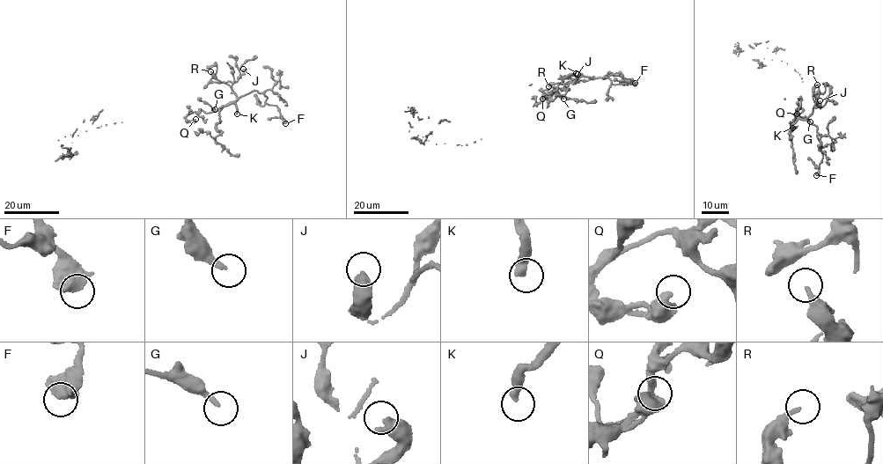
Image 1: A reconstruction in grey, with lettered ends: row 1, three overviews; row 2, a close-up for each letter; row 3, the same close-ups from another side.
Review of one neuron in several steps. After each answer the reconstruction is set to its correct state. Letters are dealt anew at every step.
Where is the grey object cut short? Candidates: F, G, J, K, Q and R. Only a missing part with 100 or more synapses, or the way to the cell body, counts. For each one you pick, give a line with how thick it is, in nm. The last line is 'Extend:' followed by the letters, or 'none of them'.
K: 360 nm
Extend: K

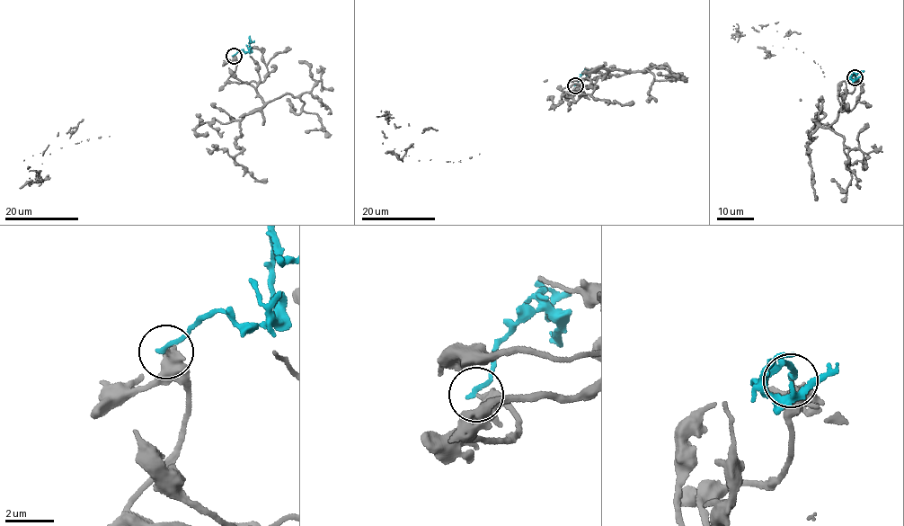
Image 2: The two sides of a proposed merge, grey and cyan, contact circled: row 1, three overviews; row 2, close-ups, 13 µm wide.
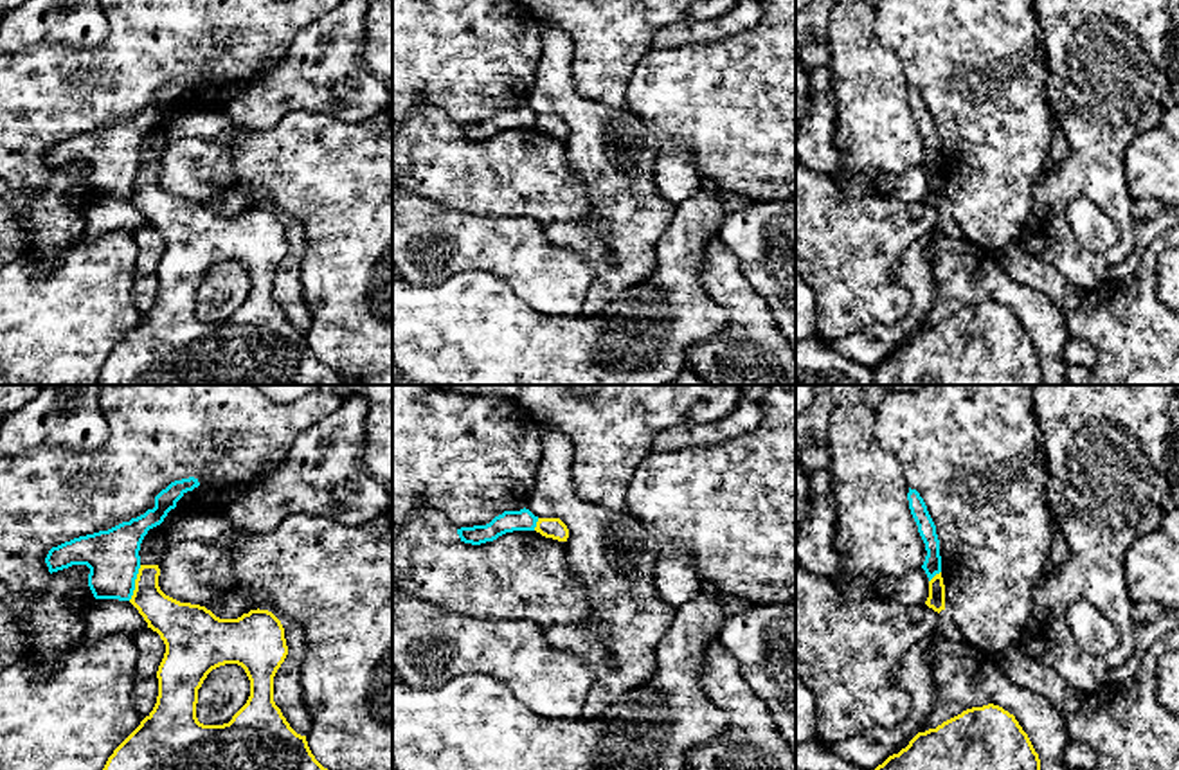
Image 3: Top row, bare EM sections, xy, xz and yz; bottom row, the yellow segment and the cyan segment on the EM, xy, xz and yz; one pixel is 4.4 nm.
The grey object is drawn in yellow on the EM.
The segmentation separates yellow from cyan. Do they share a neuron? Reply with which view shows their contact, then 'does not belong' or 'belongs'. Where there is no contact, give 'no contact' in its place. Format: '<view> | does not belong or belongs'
xy | does not belong

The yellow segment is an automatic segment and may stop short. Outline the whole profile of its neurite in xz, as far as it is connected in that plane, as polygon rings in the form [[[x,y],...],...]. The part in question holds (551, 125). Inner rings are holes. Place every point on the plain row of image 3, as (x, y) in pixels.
[[[538,115],[535,128],[558,139],[567,139],[569,135],[569,126],[560,115]]]

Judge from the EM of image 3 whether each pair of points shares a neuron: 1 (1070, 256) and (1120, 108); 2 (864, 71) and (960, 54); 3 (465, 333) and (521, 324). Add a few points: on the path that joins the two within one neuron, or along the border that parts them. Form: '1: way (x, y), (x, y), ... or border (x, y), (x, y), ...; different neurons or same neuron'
1: way (1055, 220), (1055, 195), (1095, 155), (1097, 144); same neuron
2: border (875, 29), (875, 35), (899, 60), (909, 83); different neurons
3: way (479, 333), (506, 333); same neuron

